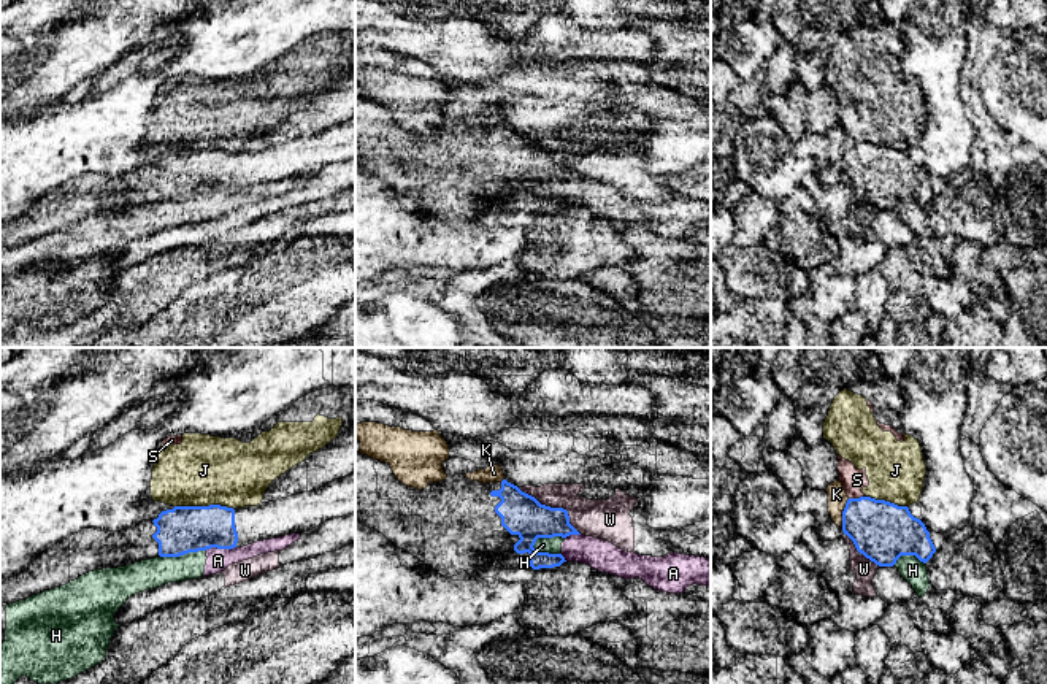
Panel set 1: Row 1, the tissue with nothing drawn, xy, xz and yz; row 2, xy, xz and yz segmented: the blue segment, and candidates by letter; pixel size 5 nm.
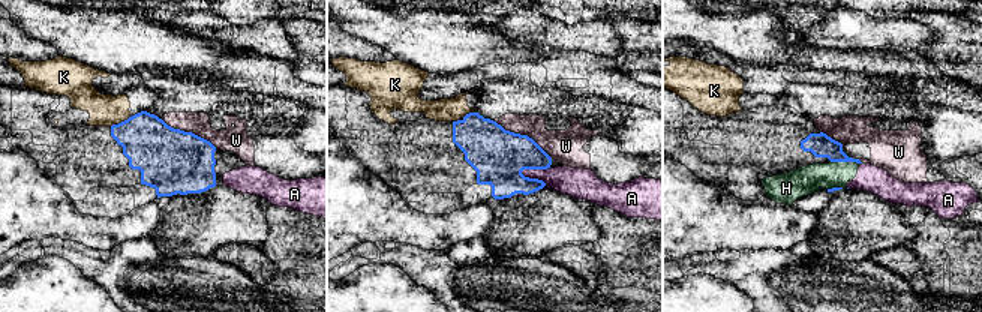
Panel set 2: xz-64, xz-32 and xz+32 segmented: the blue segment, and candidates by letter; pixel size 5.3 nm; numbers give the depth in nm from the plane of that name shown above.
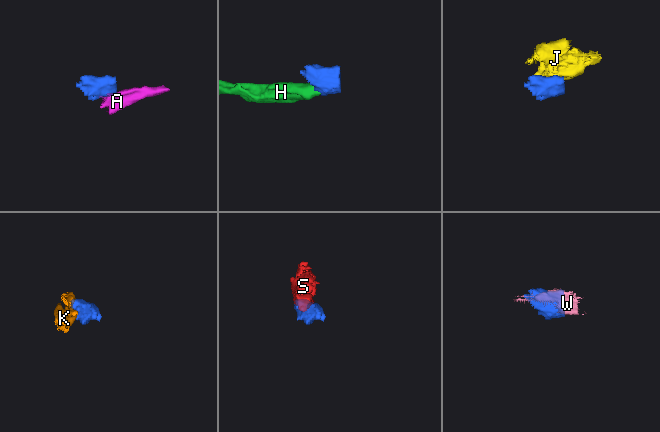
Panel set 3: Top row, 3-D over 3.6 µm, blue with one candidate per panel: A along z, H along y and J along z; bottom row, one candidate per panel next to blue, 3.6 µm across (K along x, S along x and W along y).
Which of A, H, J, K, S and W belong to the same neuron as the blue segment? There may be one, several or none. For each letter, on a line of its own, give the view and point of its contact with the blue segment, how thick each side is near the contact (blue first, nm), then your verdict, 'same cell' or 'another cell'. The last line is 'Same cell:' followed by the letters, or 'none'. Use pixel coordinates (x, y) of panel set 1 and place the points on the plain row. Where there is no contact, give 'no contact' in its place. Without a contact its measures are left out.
A: xy (219, 192) | 240/110 nm | another cell
H: xz (546, 181) | 220/80 nm | another cell
J: xy (205, 151) | 240/360 nm | another cell
K: yz (843, 157) | 300/100 nm | another cell
S: yz (857, 143) | 300/120 nm | another cell
W: xz (554, 153) | 220/190 nm | another cell
Same cell: none

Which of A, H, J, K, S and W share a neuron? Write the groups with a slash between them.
A H / J S / K / W

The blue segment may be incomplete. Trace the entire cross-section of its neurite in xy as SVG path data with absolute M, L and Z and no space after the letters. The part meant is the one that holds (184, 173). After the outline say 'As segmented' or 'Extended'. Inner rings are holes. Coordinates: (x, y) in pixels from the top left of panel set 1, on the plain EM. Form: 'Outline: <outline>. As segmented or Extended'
Outline: M355 116L327 127L317 135L290 140L257 151L236 154L221 149L174 151L173 154L162 156L154 165L143 165L121 176L105 176L97 171L84 173L68 184L51 190L27 214L0 229L0 251L65 230L94 214L125 211L155 202L179 202L211 192L243 192L263 184L308 176L332 162L343 162L352 157L355 157Z. Extended

